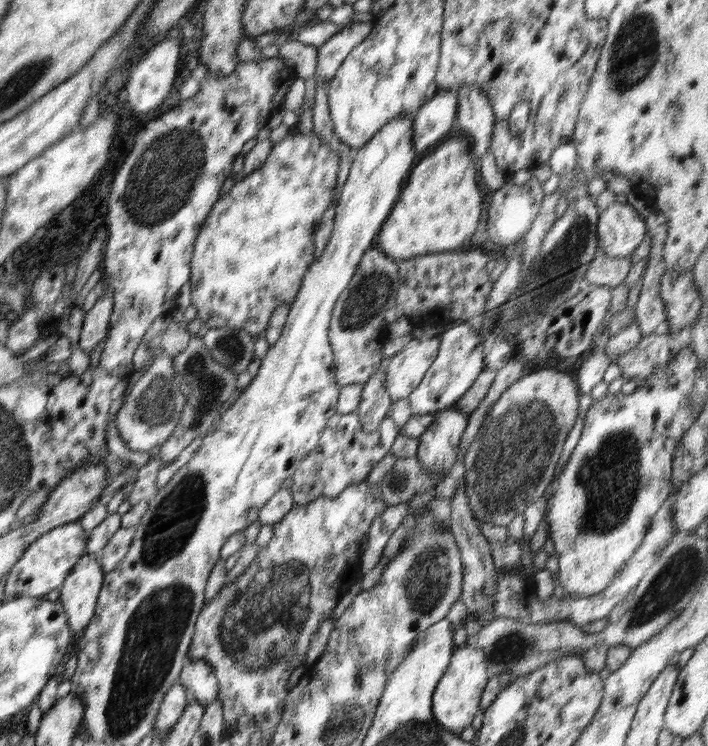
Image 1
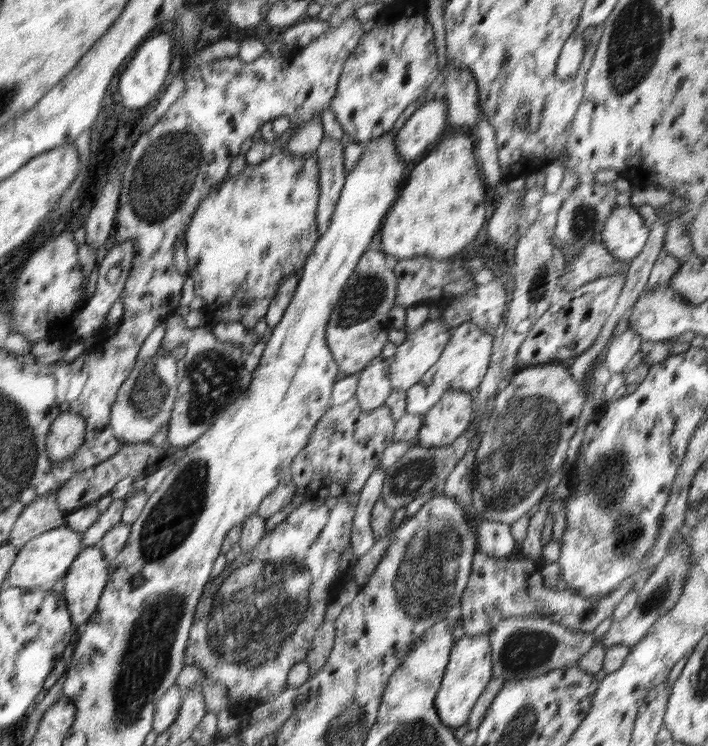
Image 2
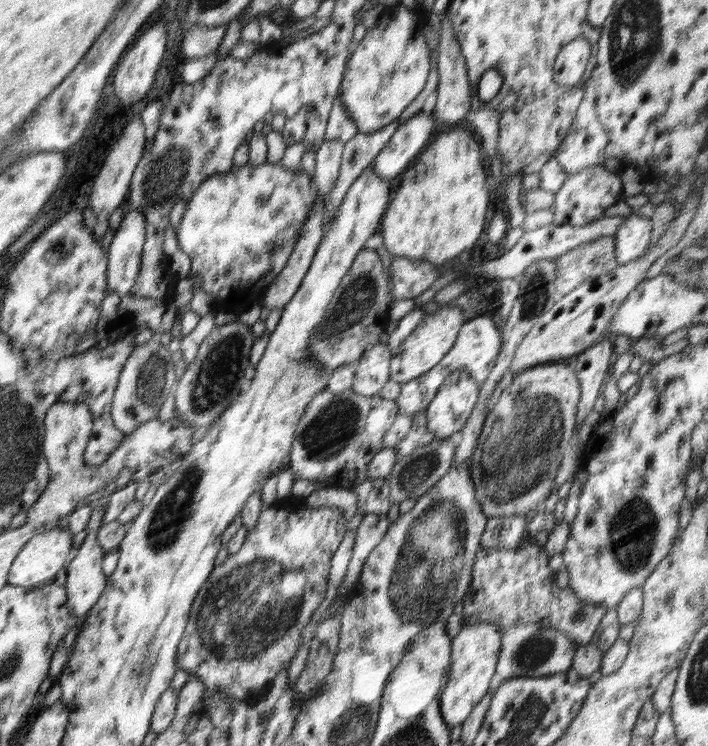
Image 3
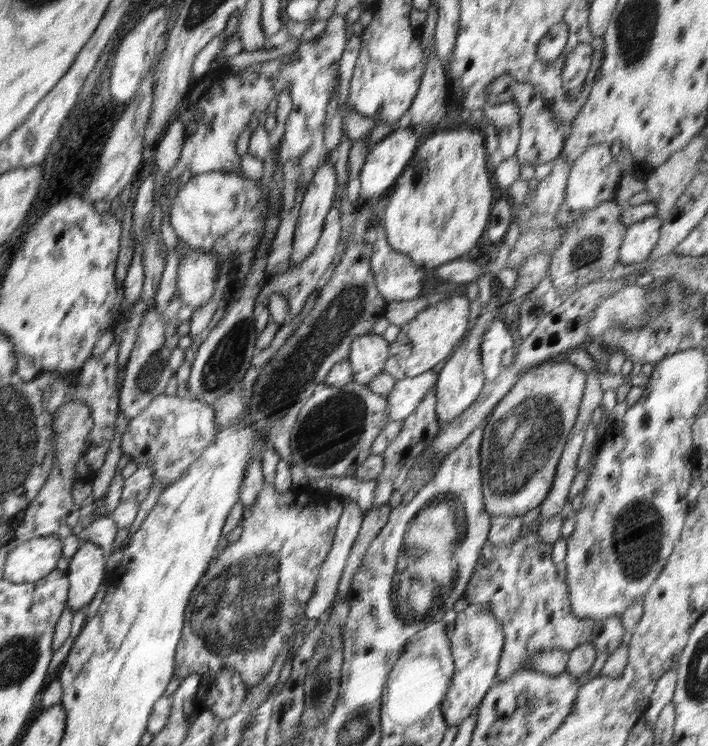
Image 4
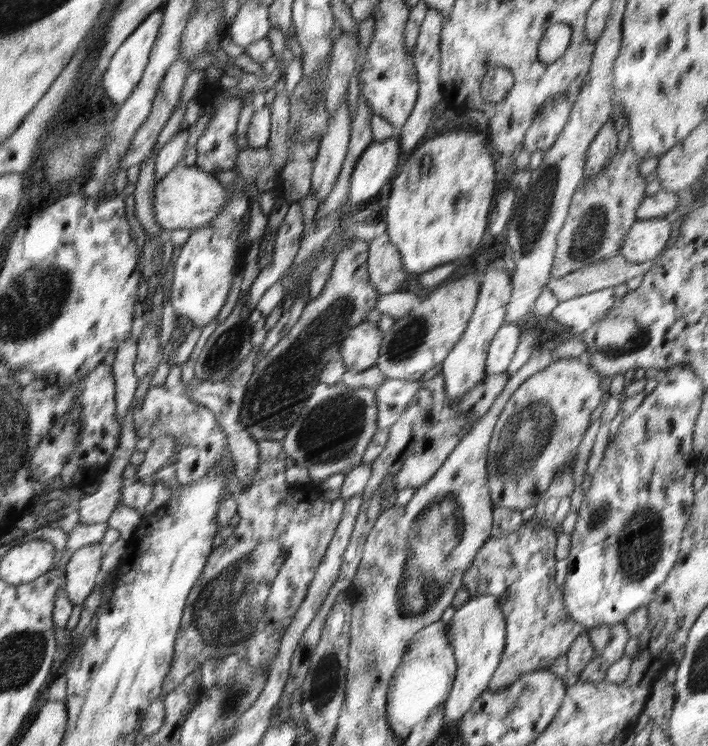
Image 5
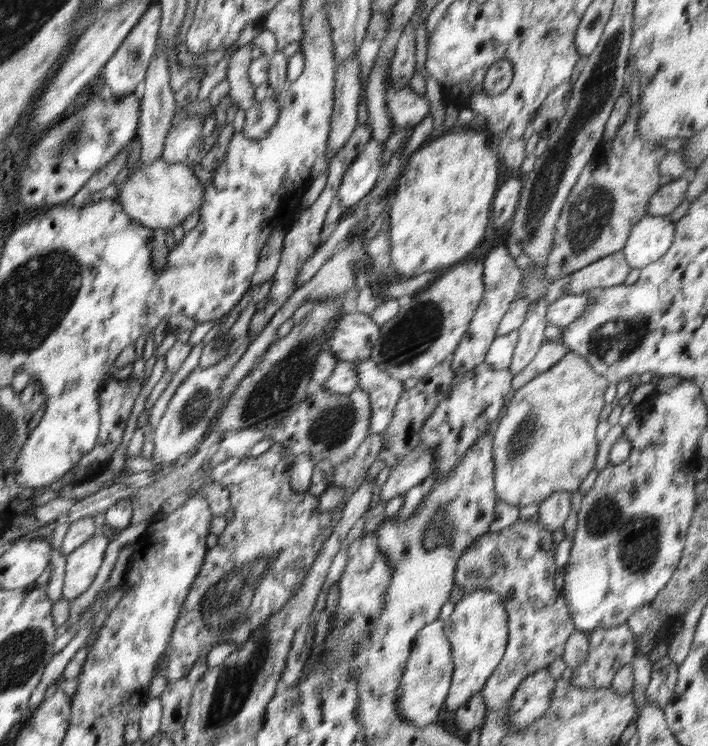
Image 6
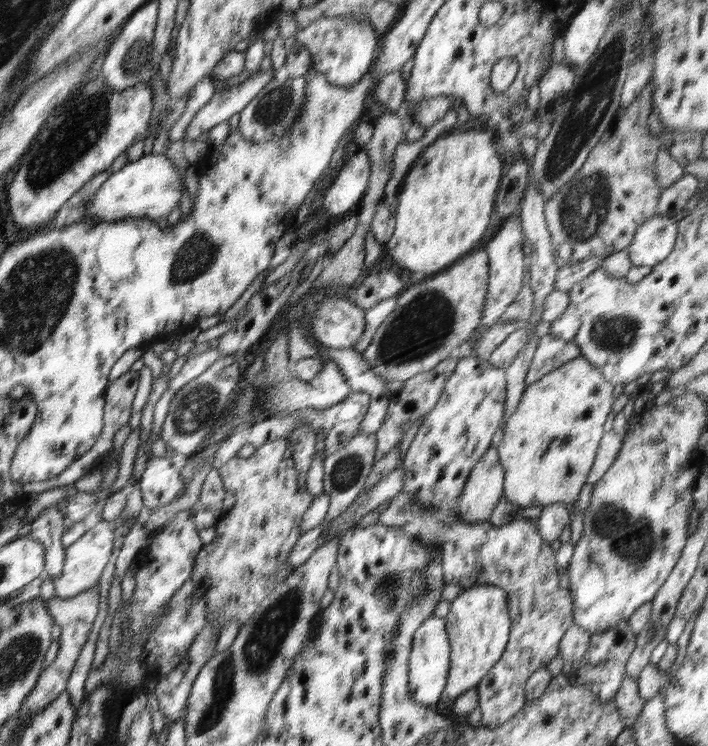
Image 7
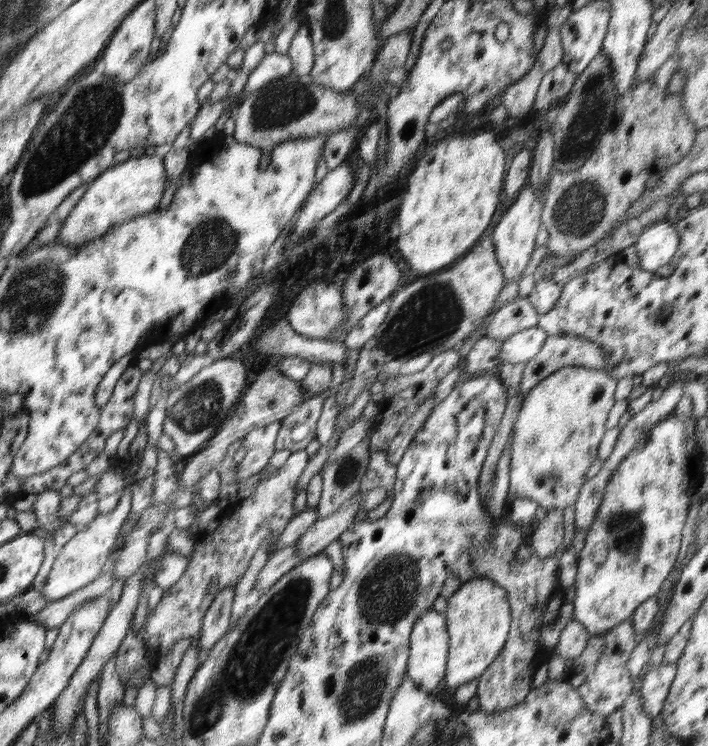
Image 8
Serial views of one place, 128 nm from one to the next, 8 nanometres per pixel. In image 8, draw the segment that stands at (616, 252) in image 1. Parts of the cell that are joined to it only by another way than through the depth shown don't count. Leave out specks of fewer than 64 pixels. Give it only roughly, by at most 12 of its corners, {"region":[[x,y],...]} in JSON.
{"region":[[673,218],[636,236],[639,266],[655,272],[679,245]]}

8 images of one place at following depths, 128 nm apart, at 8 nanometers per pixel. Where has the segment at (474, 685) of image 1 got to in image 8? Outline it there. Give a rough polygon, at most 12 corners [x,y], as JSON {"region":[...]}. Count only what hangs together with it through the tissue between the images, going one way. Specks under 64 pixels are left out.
{"region":[[481,575],[447,598],[444,682],[479,678],[511,625],[506,589]]}

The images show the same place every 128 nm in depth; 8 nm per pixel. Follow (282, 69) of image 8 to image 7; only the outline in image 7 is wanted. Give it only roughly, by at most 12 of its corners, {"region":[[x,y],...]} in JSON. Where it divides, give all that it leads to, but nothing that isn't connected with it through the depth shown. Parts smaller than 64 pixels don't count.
{"region":[[258,72],[214,96],[196,112],[184,140],[240,112],[277,74]]}

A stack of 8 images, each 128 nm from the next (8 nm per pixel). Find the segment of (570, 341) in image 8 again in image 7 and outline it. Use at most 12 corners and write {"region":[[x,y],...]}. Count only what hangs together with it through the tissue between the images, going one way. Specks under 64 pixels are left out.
{"region":[[539,339],[524,384],[580,355],[576,342]]}

